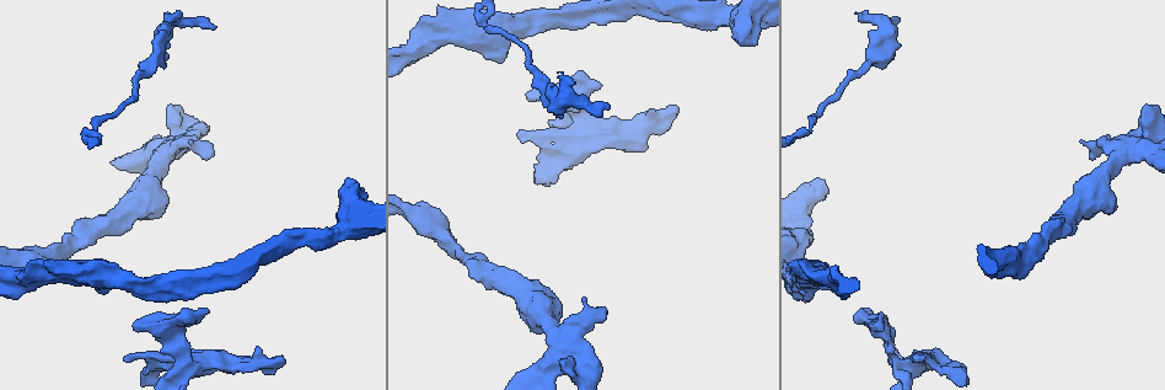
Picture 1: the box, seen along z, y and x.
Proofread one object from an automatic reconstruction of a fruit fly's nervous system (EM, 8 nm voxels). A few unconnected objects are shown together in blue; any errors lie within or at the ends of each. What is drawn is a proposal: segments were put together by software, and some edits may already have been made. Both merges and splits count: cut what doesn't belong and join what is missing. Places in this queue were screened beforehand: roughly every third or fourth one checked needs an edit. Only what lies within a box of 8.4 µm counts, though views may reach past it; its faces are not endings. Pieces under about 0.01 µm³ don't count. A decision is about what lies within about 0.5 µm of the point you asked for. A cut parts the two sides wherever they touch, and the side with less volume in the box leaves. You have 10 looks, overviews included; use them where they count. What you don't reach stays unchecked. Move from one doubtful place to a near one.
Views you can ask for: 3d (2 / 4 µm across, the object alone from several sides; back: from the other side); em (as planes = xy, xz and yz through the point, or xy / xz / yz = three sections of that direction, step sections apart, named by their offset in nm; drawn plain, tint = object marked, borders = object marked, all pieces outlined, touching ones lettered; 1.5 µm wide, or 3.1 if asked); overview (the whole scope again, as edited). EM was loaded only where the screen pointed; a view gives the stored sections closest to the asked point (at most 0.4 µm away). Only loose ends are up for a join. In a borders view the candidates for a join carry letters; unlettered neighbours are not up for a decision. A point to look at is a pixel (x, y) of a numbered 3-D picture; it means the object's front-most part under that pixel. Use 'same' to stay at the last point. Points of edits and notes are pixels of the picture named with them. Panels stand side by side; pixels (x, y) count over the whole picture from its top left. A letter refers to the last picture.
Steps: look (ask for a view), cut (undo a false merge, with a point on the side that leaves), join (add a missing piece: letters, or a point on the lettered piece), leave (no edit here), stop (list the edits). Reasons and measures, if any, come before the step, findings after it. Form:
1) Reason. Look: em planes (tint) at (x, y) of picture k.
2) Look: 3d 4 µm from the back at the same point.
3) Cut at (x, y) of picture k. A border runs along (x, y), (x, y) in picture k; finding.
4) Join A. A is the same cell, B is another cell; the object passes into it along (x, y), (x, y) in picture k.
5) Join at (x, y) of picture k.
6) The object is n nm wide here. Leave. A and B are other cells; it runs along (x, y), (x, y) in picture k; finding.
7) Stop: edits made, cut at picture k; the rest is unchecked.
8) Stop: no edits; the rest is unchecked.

Abrupt turn. Look: em planes (tint) at (802, 135) of picture 1.

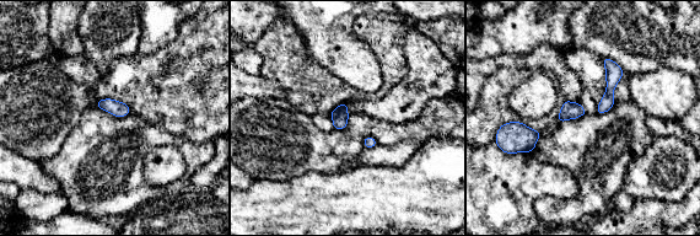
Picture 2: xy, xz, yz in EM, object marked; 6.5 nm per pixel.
Look: em planes (borders) at the same point.

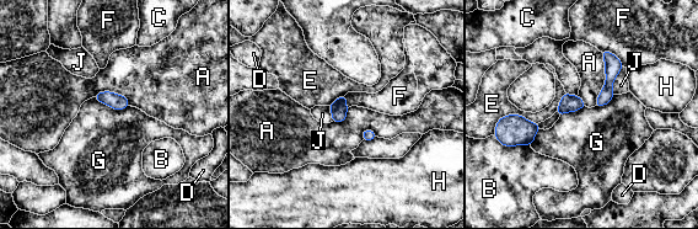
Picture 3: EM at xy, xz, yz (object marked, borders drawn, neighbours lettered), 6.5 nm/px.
The longest contact is with A, 360 nm. Leave. A, B, C, D, E, F, G, H and J are other cells; all the same neuron.

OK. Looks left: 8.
Thick end. Look: 3d 4 µm at (496, 61) of picture 1.

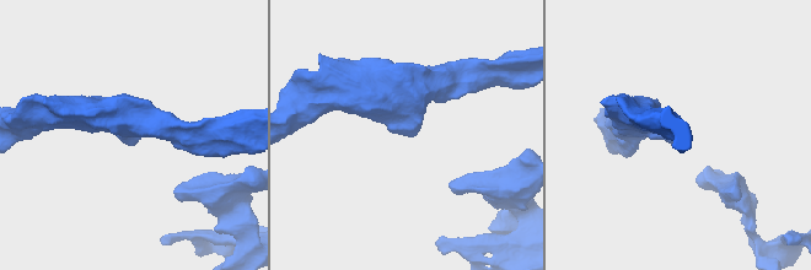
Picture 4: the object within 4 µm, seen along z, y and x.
Shape alone is not enough. Look: em planes (borders) at (133, 139) of picture 4.

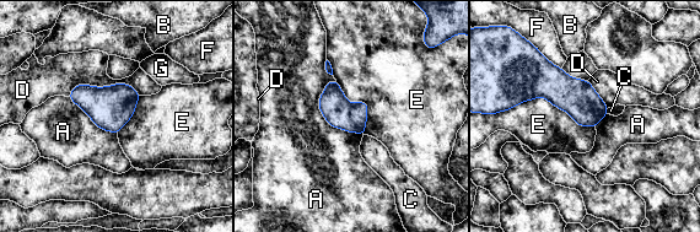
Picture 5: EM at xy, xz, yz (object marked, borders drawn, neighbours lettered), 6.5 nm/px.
Leave. A, B, C, D, E, F and G are other cells; none of them fits.

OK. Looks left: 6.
Branch stops here. Look: 3d 2 µm at (123, 358) of picture 1.

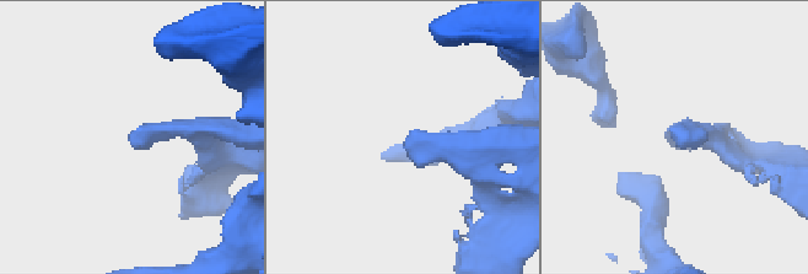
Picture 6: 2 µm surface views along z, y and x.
Need the tissue. Look: em planes (borders) at (693, 142) of picture 6.

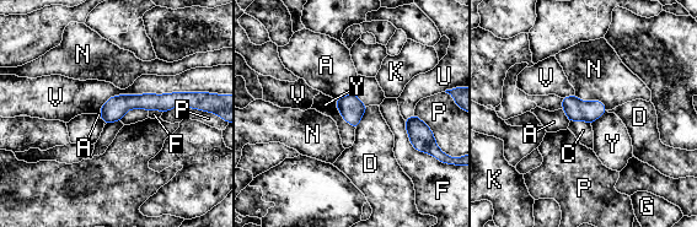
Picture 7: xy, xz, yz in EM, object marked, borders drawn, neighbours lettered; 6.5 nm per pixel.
The object is 140 nm wide here. Leave. A, C, D, F, G, K, N, P, U, V and Y are other cells; a border runs along (570, 120), (585, 120), (590, 124) in picture 7; no lettered piece goes on from it.

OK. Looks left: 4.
An open end. Look: em planes (borders) at (209, 311) of picture 1.

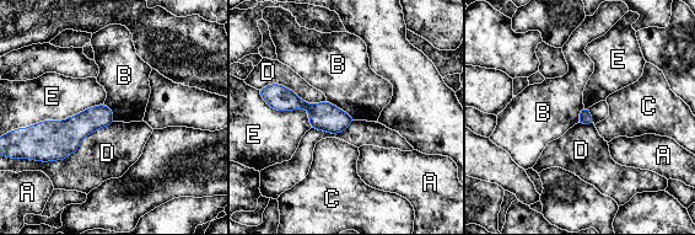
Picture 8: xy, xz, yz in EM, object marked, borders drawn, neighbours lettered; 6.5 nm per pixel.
Leave. A, B, C, D and E are other cells; a border runs along (327, 100), (345, 111), (354, 119) in picture 8; none of them fits.

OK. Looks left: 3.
Stop: no edits; the rest is unchecked.

